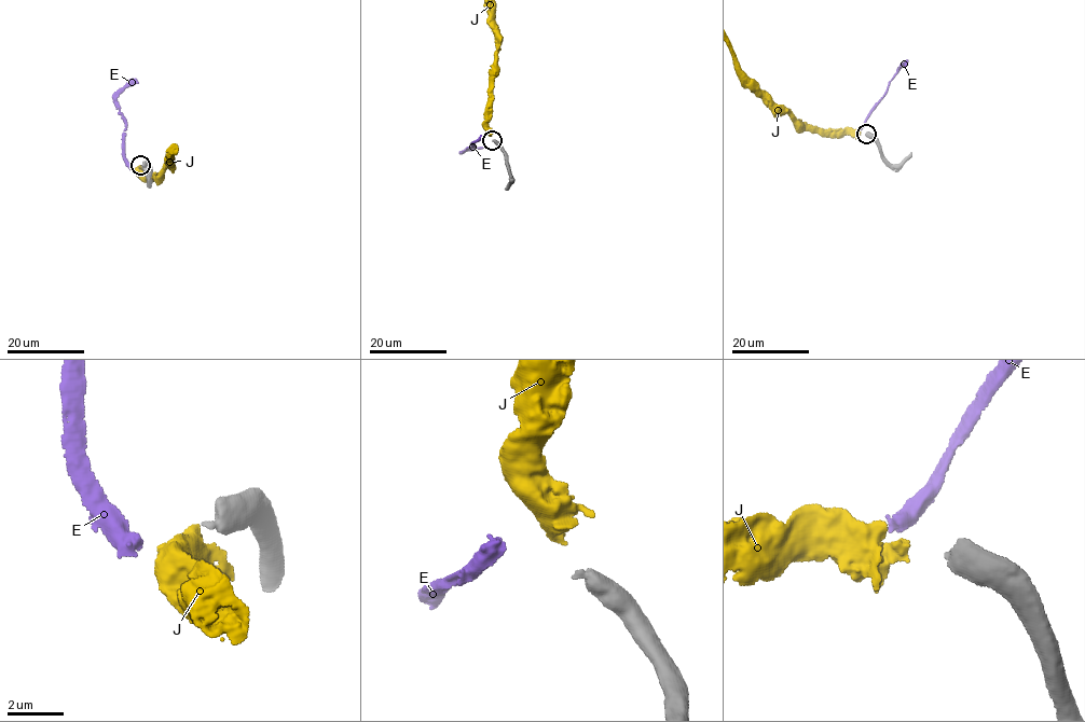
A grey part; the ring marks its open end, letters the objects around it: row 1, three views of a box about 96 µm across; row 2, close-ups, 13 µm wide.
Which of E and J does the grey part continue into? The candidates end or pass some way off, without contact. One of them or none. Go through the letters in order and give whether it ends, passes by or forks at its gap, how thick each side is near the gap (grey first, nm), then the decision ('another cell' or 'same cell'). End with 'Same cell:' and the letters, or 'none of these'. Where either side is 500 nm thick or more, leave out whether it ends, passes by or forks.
E: 360 nm thick on the grey side, 650 nm on the other; another cell
J: it ends there; 360 nm thick on the grey side, 440 nm on the other; another cell
Same cell: none of these

